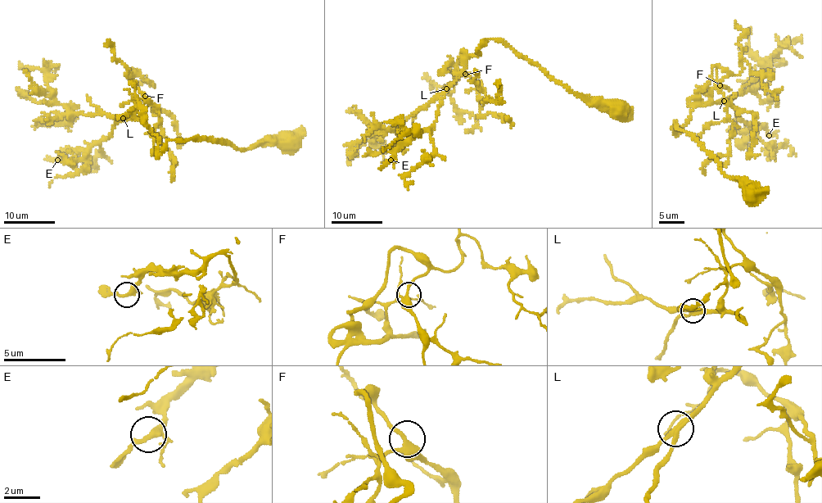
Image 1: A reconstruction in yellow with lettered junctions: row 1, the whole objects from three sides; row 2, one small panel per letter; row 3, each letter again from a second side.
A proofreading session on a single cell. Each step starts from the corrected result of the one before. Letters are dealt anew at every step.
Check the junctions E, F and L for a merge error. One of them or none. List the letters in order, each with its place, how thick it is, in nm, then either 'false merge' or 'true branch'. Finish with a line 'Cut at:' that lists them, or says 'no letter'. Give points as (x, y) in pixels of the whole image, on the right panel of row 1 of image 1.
E: (769, 135) | 280 nm | true branch
F: (720, 85) | 300 nm | true branch
L: (724, 101) | 260 nm | true branch
Cut at: no letter

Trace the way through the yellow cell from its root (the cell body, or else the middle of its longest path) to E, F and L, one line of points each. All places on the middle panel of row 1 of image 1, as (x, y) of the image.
E: (618, 106), (586, 104), (500, 41), (488, 39), (466, 60), (431, 128), (405, 139), (390, 160)
F: (618, 106), (586, 104), (494, 39), (486, 40), (478, 54), (466, 60), (466, 69), (456, 71), (465, 74)
L: (618, 106), (586, 104), (538, 65), (494, 39), (481, 45), (478, 54), (466, 60), (466, 69), (446, 88)

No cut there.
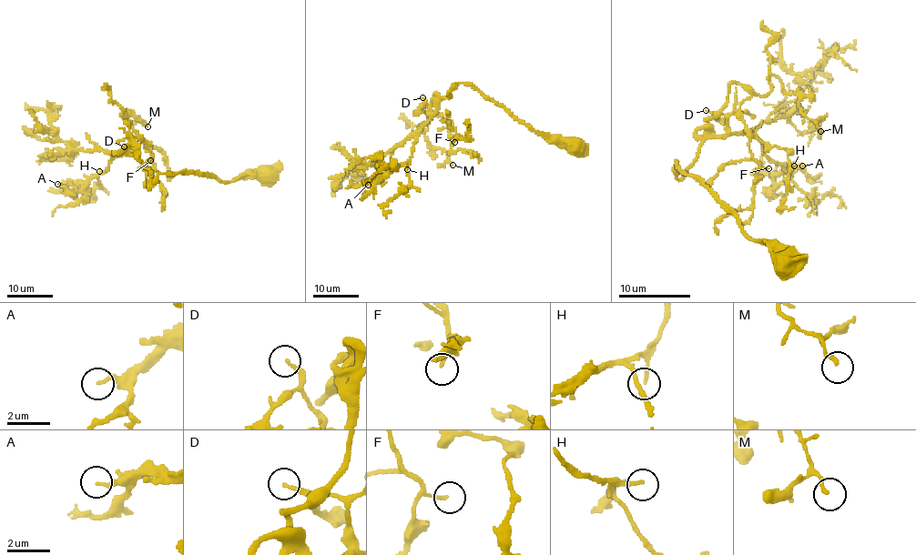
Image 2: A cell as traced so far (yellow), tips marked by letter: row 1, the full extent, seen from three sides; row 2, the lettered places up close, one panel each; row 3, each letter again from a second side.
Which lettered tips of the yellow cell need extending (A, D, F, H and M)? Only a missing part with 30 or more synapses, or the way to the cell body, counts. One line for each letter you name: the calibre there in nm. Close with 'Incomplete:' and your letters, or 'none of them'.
H: Thickness 170 nm
Incomplete: H

